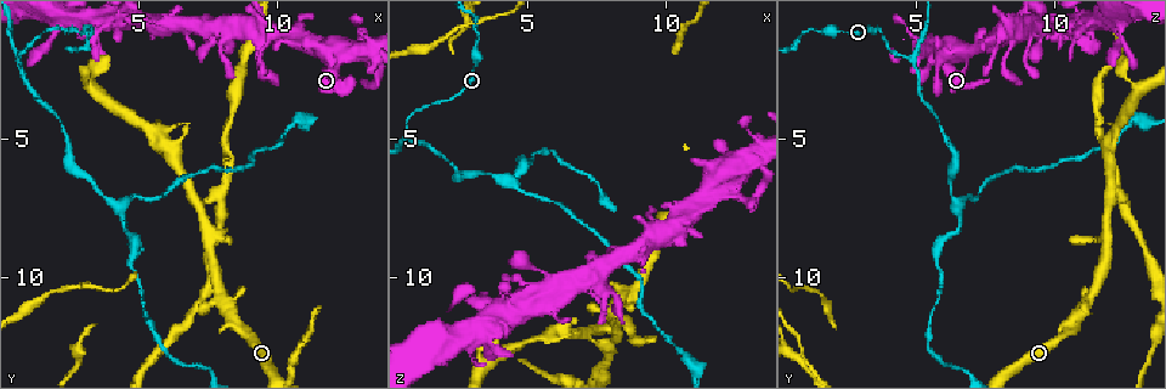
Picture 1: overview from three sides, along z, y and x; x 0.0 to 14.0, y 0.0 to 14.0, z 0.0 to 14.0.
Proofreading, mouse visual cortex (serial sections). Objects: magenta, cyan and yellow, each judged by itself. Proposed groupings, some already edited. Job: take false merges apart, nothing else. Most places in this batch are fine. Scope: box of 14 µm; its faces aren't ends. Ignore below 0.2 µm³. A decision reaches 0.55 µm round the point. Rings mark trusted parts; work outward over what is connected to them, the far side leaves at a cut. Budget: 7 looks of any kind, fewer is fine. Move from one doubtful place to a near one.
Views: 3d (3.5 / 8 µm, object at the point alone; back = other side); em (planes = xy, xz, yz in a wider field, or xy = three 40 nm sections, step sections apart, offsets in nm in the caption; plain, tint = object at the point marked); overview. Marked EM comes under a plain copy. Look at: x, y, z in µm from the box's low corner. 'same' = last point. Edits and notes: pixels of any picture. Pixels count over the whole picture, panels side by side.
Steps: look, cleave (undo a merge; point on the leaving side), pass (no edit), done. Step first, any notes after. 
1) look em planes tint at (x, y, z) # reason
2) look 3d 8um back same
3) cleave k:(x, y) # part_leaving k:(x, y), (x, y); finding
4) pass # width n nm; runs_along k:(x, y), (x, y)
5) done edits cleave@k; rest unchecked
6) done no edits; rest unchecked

look 3d 3.5um at (11.9, 1.9, 6.7) # abrupt turn

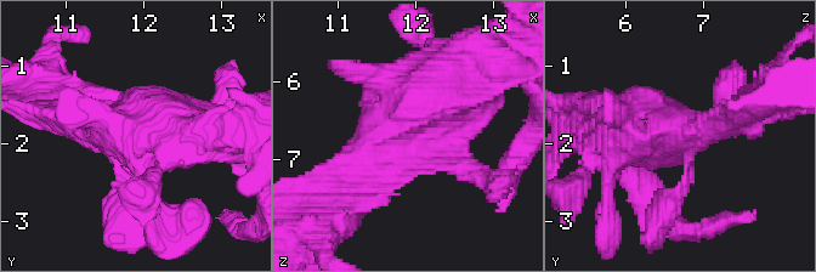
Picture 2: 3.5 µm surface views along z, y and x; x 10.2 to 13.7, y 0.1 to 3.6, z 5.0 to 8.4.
look em xy step 1 tint same

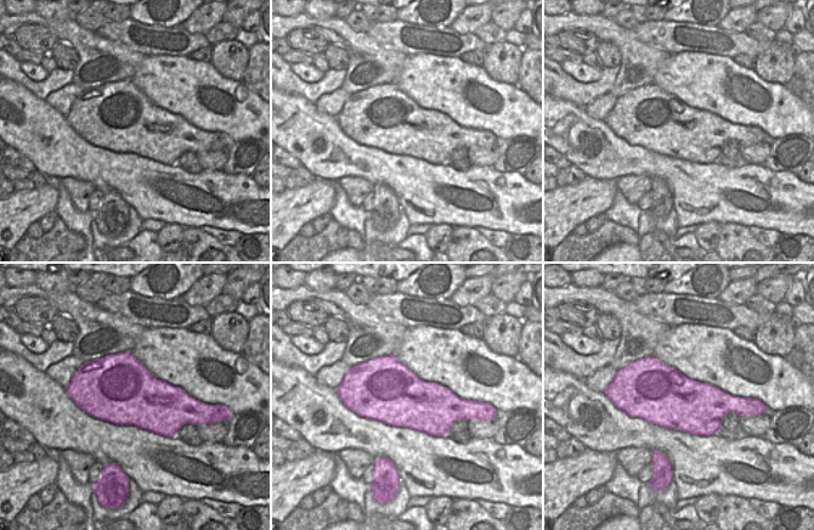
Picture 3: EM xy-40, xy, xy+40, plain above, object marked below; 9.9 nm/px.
pass # runs_along 2:(119, 203), (134, 146), (193, 135); one cell here

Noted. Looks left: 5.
look 3d 3.5um at (7.9, 7.1, 12.4) # side arm on a straight run

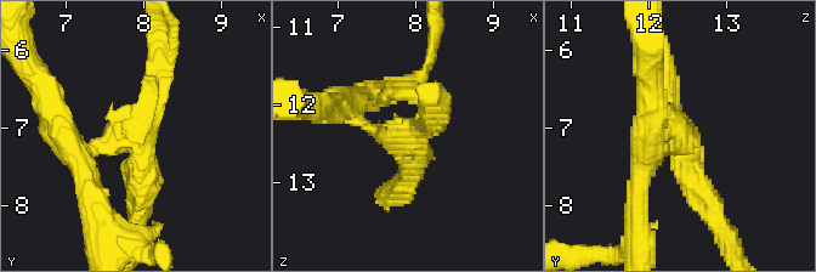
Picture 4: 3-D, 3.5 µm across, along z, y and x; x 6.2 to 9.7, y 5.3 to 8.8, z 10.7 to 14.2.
look em xy step 2 tint at (7.90, 7.15, 12.45) # arms 3; arm_widths 200, 250, 350 nm; need the tissue

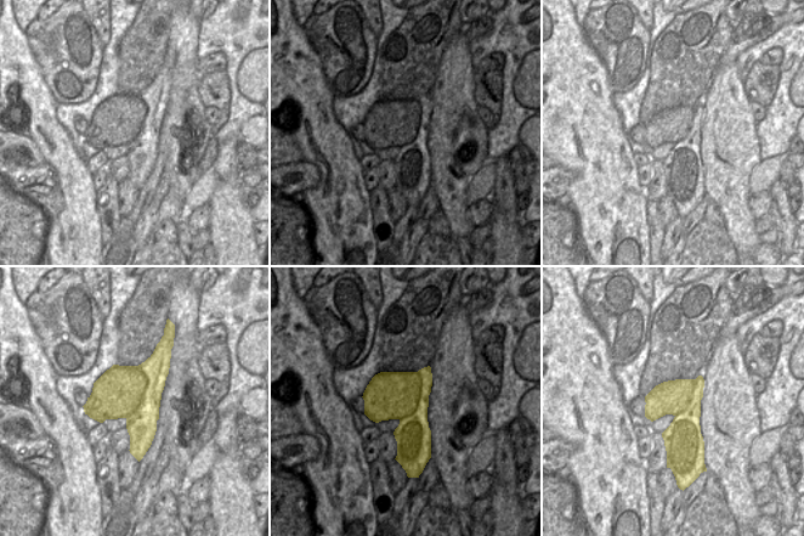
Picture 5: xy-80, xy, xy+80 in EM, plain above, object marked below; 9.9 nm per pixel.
cleave 4:(669, 63) # part_leaving 4:(681, 157), (734, 254); two cells meet here

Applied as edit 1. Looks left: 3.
look 3d 8um back at (4.4, 7.5, 6.6) # a fork

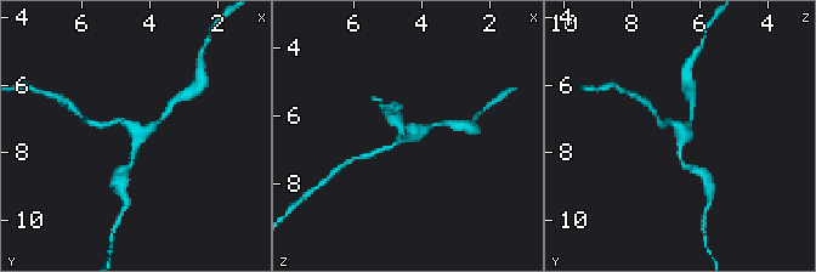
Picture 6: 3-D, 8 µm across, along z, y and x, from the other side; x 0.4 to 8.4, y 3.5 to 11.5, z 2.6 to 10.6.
look 3d 3.5um at (4.3, 7.5, 6.5) # closer look

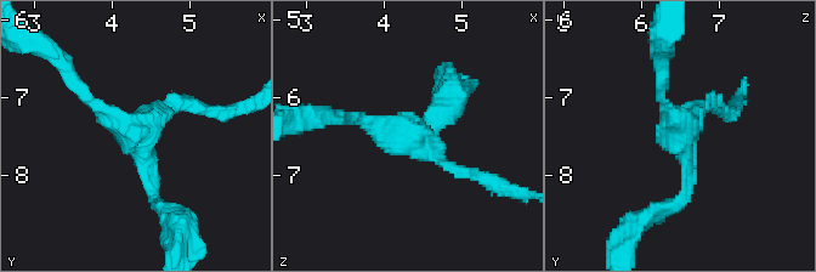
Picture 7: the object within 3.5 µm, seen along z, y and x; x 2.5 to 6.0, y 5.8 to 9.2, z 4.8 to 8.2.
look em xy step 5 tint at (4.35, 7.45, 6.50) # arms 3; arm_widths 150, 150, 150 nm

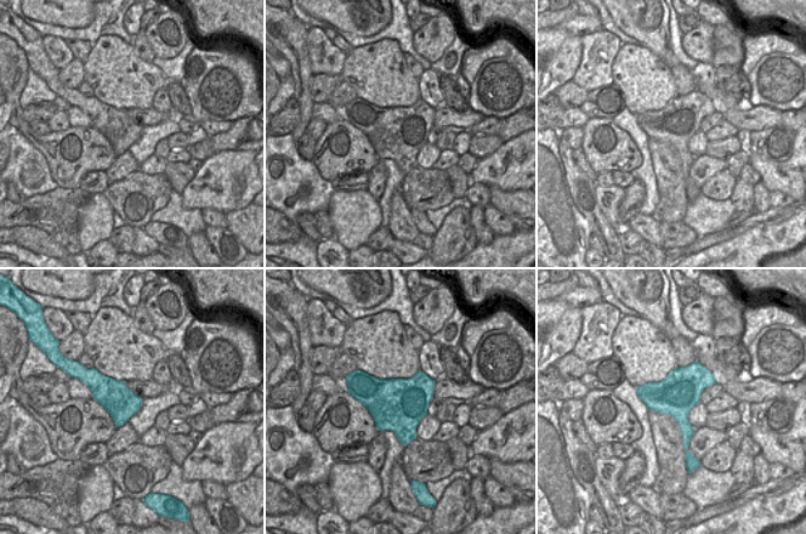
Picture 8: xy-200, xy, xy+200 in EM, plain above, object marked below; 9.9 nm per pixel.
pass # runs_along 7:(347, 117), (475, 176); continuous, no second cell

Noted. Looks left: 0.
done edits cleave@4; rest unchecked

